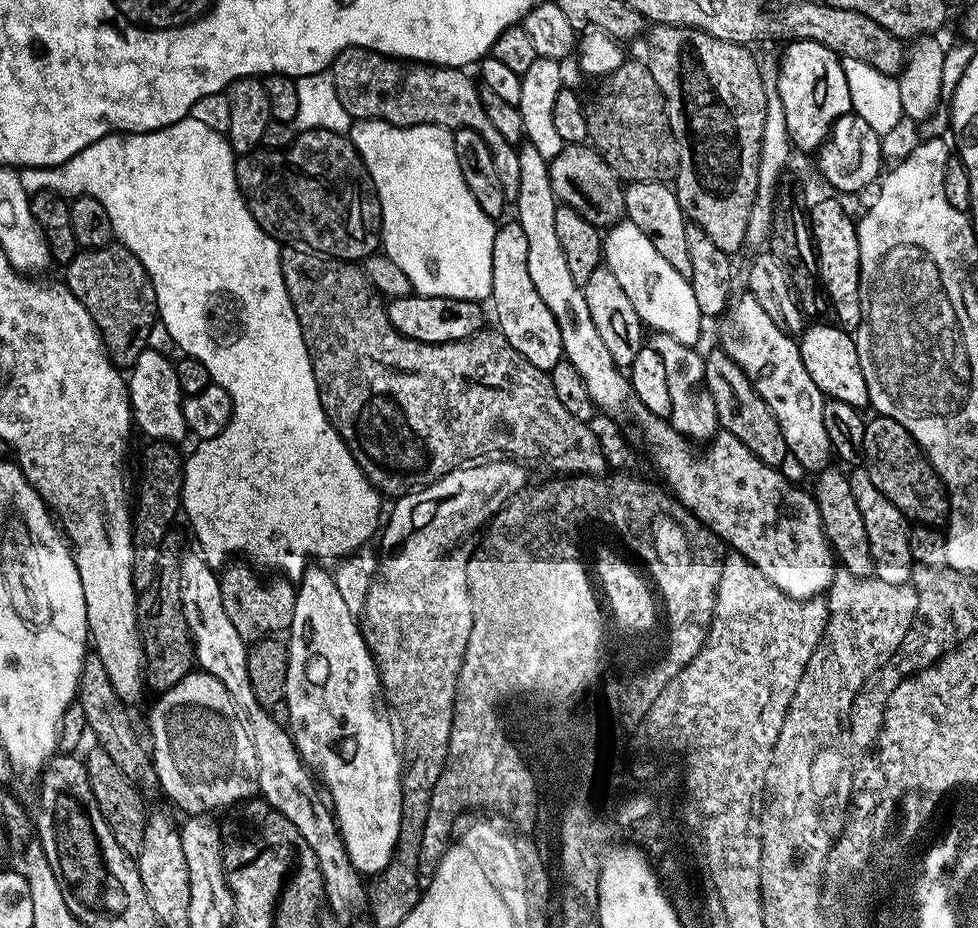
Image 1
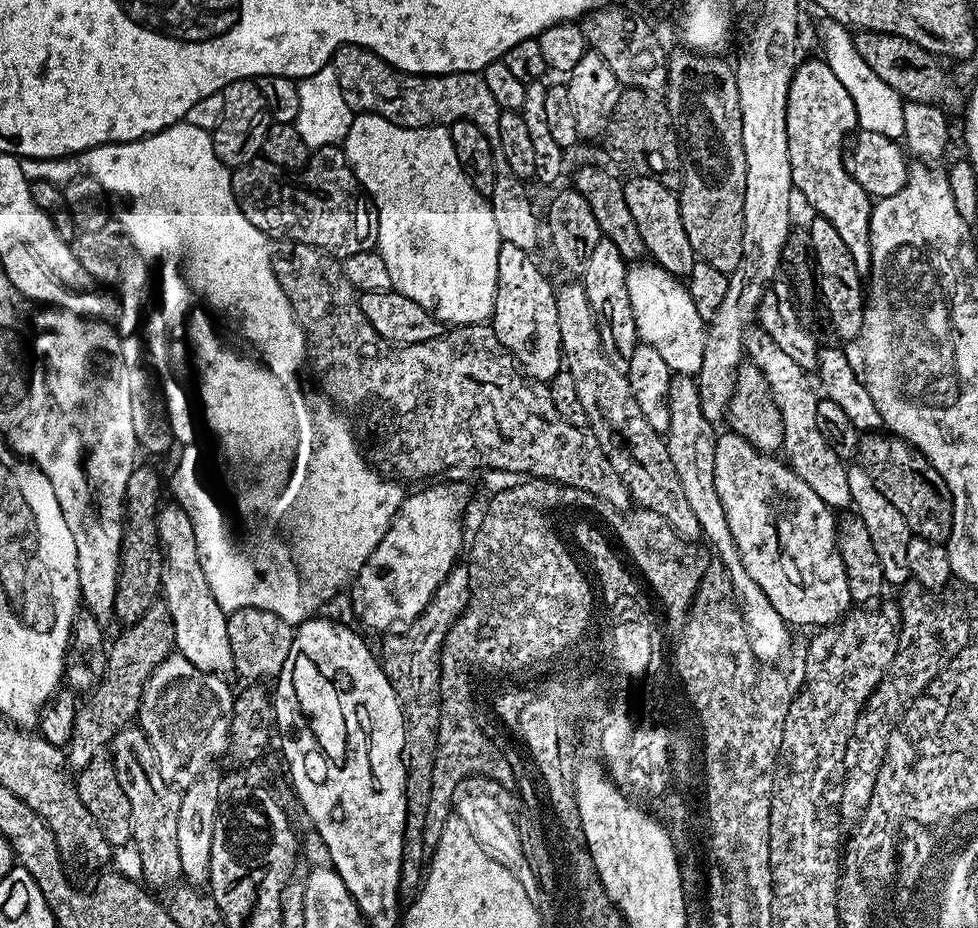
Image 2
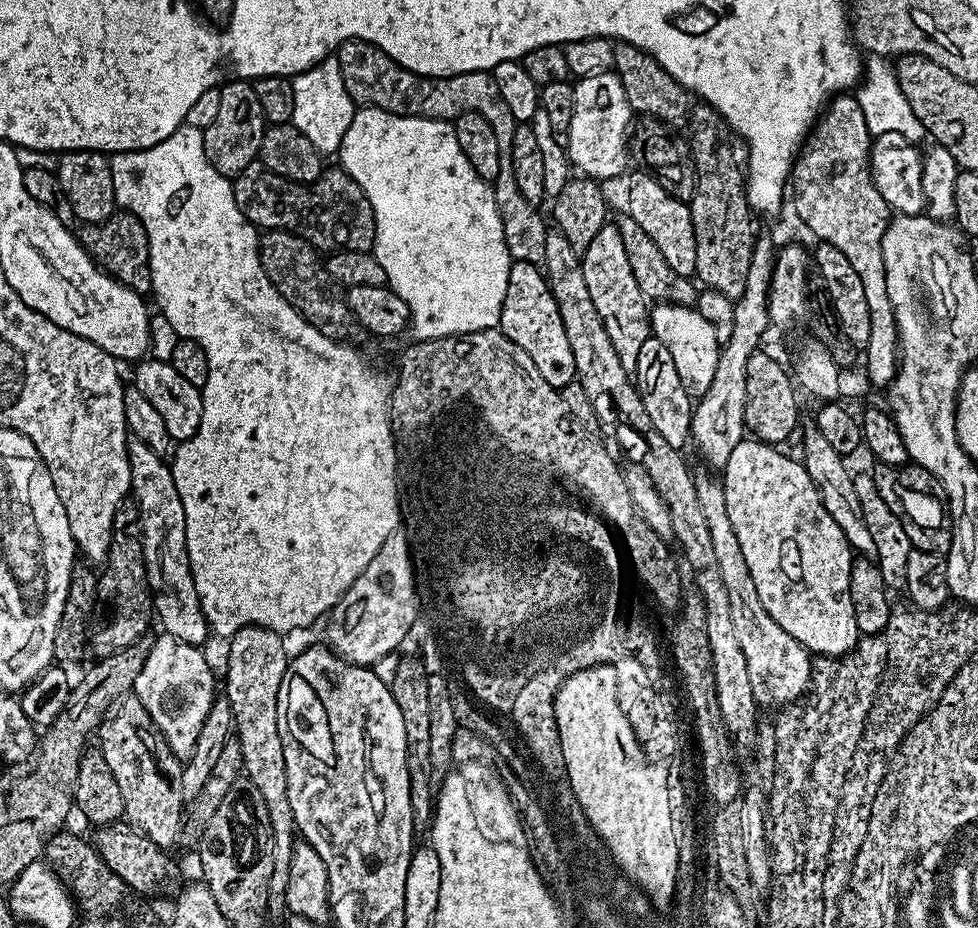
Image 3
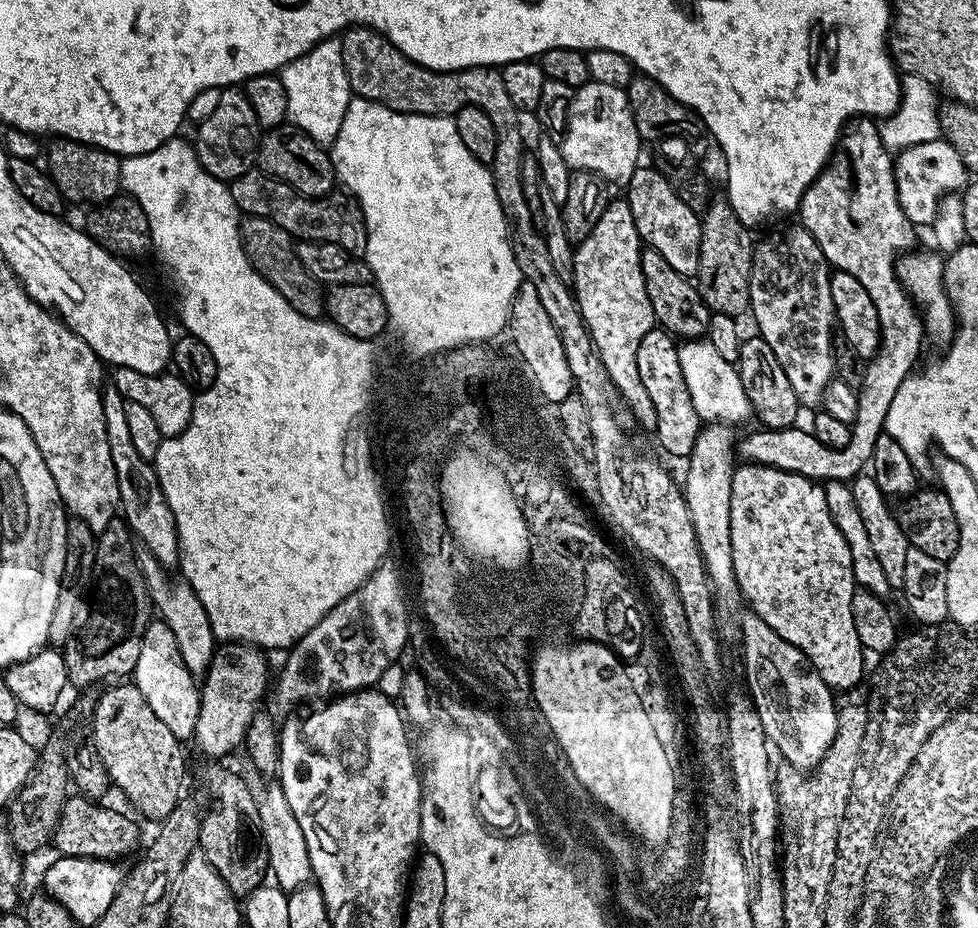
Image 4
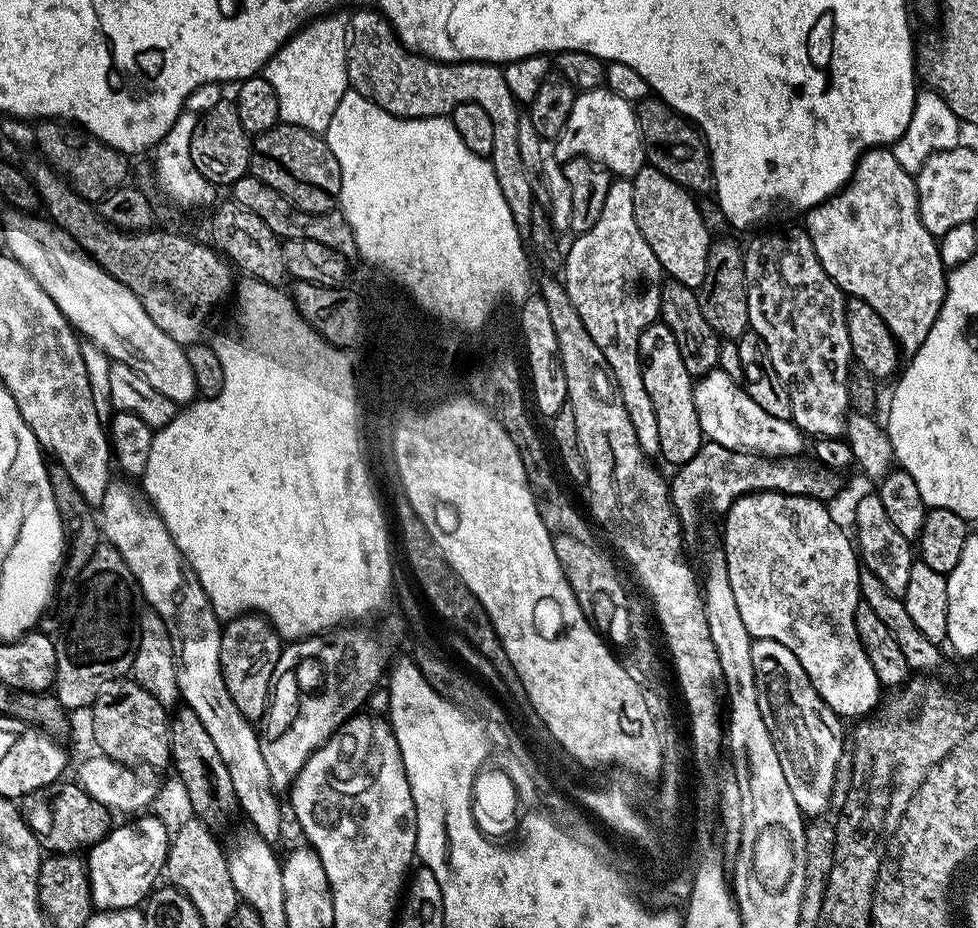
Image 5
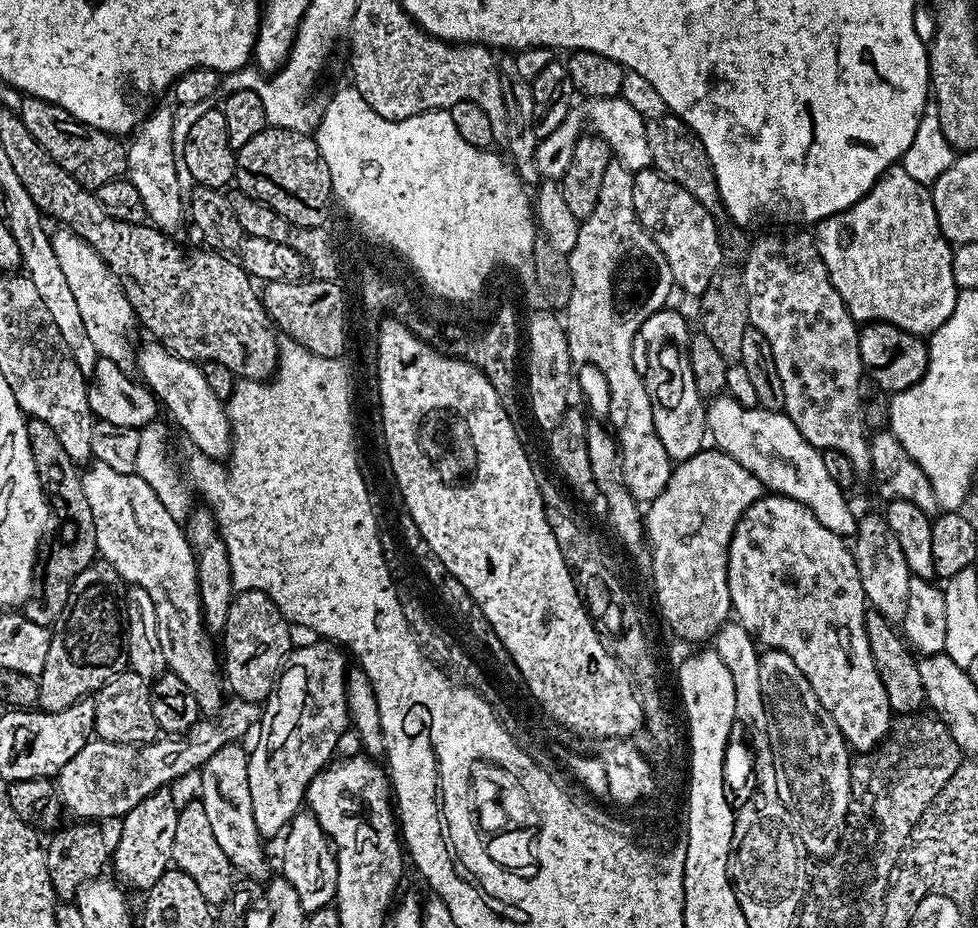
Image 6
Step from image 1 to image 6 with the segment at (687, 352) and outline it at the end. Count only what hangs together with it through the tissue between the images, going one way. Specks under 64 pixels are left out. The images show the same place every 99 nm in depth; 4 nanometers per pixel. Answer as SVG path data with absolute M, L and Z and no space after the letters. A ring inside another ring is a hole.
M779 650L765 651L760 657L758 678L762 678L762 694L768 711L768 734L772 738L772 753L776 755L780 801L796 819L809 857L831 858L838 850L843 837L844 826L848 822L848 807L852 801L850 749L845 744L844 736L838 730L834 718L830 718L828 711L818 702L802 670L794 666L794 658L790 658L790 654Z

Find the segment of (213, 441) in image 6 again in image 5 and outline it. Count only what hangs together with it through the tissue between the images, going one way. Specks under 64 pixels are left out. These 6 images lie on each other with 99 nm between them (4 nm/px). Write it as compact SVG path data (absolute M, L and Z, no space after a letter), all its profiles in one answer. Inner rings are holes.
M8 210L5 213L2 231L6 234L7 255L14 257L36 279L38 286L42 286L42 290L46 290L46 294L54 298L58 310L62 310L62 314L77 333L87 340L93 340L115 363L130 366L135 372L142 374L146 382L150 382L150 386L158 390L158 394L166 394L166 398L170 398L176 405L187 406L197 399L194 374L190 371L190 362L186 362L185 345L174 342L174 338L170 338L166 330L160 329L154 323L154 318L146 314L146 306L138 302L138 298L129 288L115 280L97 260L92 259L80 247L74 237L57 228L51 220L39 220L36 214L19 210Z

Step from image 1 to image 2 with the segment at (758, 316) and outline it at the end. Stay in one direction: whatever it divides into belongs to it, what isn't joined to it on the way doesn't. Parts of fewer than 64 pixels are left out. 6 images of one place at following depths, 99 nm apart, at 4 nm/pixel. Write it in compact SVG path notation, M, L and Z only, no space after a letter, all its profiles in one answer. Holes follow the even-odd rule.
M754 336L747 341L746 352L751 363L757 364L762 370L778 402L784 423L782 452L788 467L796 471L798 478L802 478L802 482L806 482L806 486L810 486L810 490L814 490L818 498L822 498L826 507L833 510L844 507L847 509L852 503L848 468L845 461L841 460L838 454L834 454L826 438L822 438L822 430L818 430L818 393L812 389L812 384L808 381L811 379L804 369L798 366L798 362L794 362L785 351L780 350L769 336Z

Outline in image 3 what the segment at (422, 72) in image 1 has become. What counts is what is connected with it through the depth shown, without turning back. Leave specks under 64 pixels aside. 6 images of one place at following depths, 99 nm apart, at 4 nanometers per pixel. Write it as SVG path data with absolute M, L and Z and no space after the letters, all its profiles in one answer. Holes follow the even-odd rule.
M346 40L339 48L335 49L334 58L342 70L342 82L350 94L352 103L357 106L369 108L381 108L392 112L396 116L425 116L431 120L453 121L463 112L477 112L482 114L494 126L494 134L498 134L498 150L500 151L500 165L498 166L498 178L494 181L496 205L498 214L502 218L502 234L508 247L508 255L513 261L521 260L542 266L546 262L546 234L549 225L539 216L537 205L526 202L522 198L522 190L518 190L518 182L514 182L514 170L512 169L512 157L508 155L512 151L512 135L518 121L510 114L506 102L502 102L502 94L498 94L498 86L494 86L494 78L491 71L463 72L453 76L420 76L417 72L406 70L398 62L394 62L380 48L368 44L365 40Z

